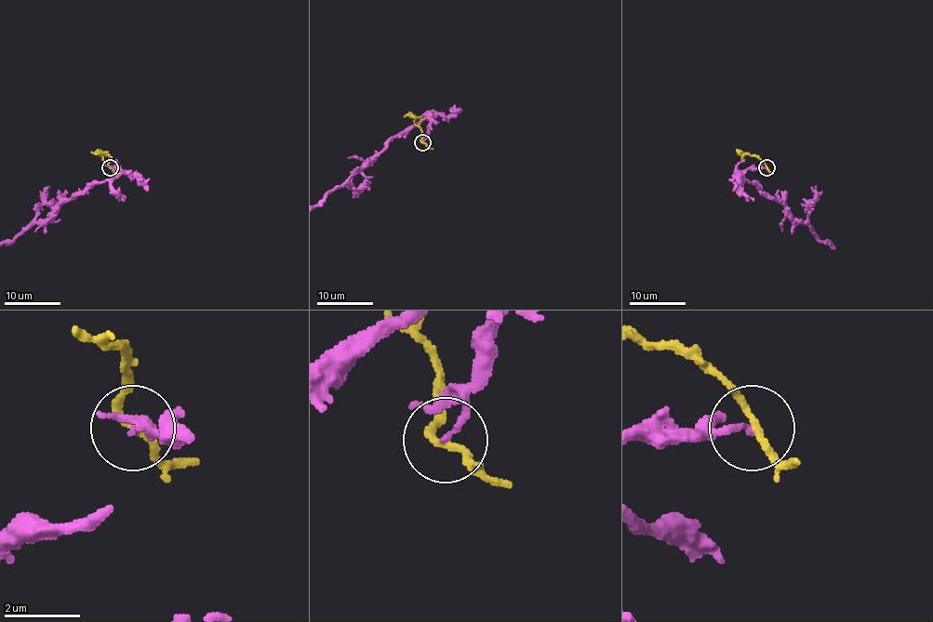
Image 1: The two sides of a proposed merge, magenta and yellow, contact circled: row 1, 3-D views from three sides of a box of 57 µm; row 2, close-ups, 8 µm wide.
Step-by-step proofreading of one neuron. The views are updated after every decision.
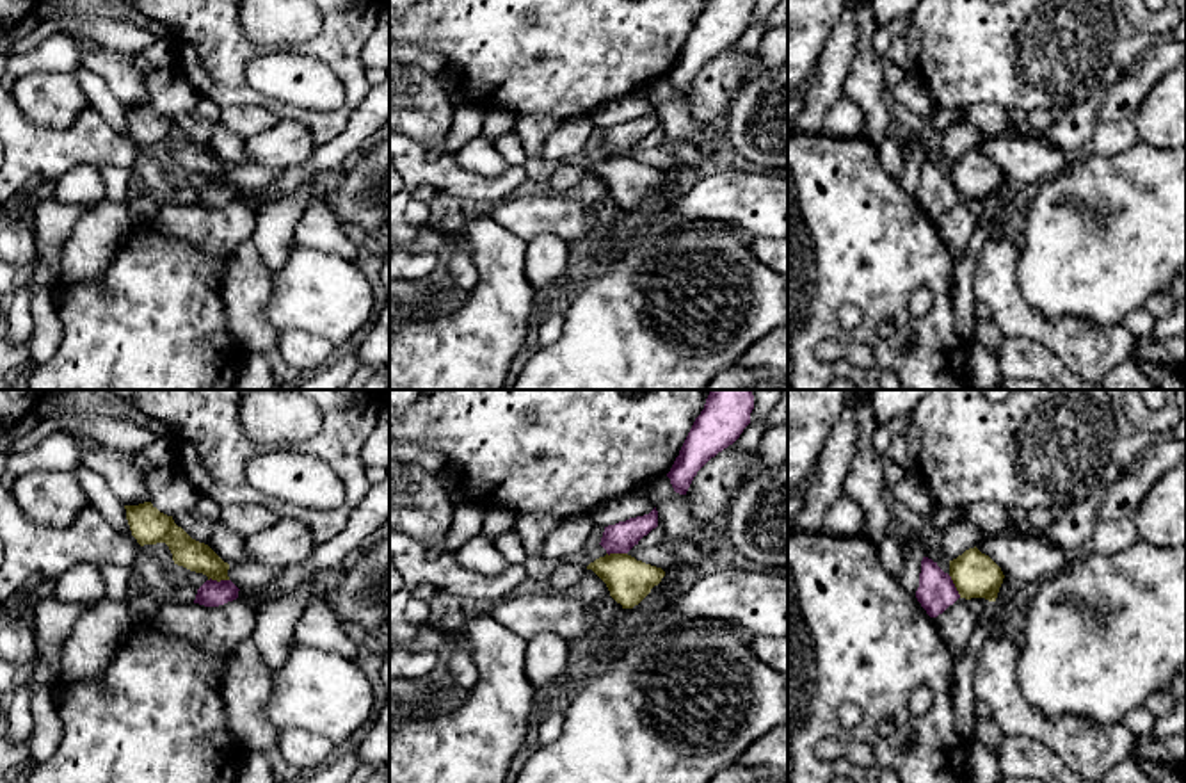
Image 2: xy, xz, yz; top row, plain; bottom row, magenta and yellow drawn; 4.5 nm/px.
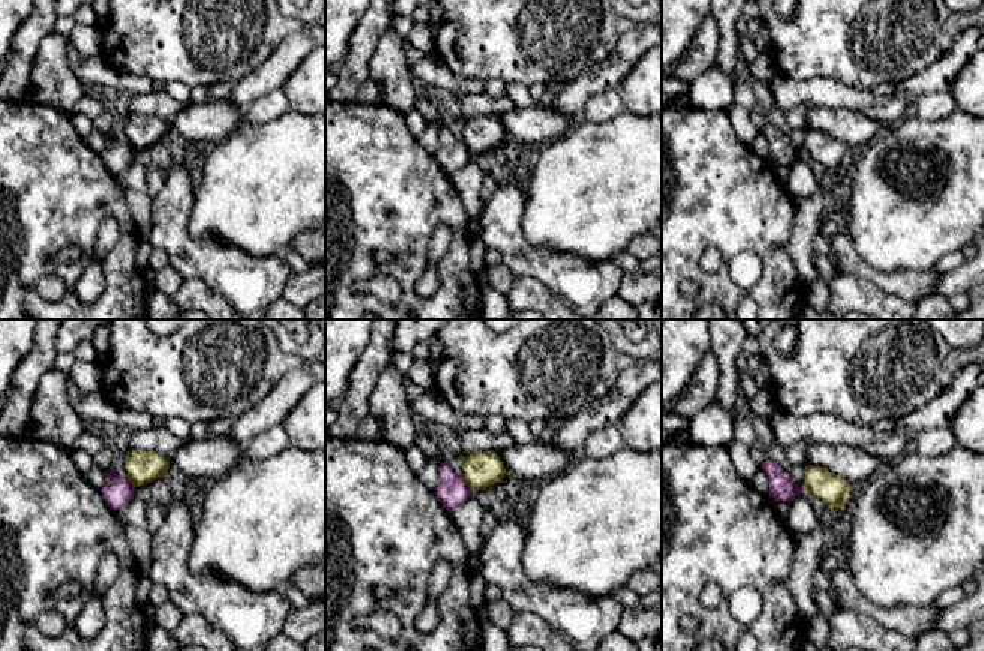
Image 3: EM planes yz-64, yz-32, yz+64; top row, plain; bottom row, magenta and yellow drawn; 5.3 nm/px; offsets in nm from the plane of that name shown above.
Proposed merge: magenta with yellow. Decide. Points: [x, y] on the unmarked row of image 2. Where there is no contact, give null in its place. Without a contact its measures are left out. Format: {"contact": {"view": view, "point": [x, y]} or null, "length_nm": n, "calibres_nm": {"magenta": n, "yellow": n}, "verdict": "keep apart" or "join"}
{"contact": {"view": "yz", "point": [953, 187]}, "length_nm": 120, "calibres_nm": {"magenta": 170, "yellow": 200}, "verdict": "keep apart"}

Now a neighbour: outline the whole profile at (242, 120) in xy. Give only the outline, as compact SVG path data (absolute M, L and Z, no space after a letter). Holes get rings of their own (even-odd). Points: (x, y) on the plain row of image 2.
M260 105L224 107L219 123L242 141L272 128L279 117Z

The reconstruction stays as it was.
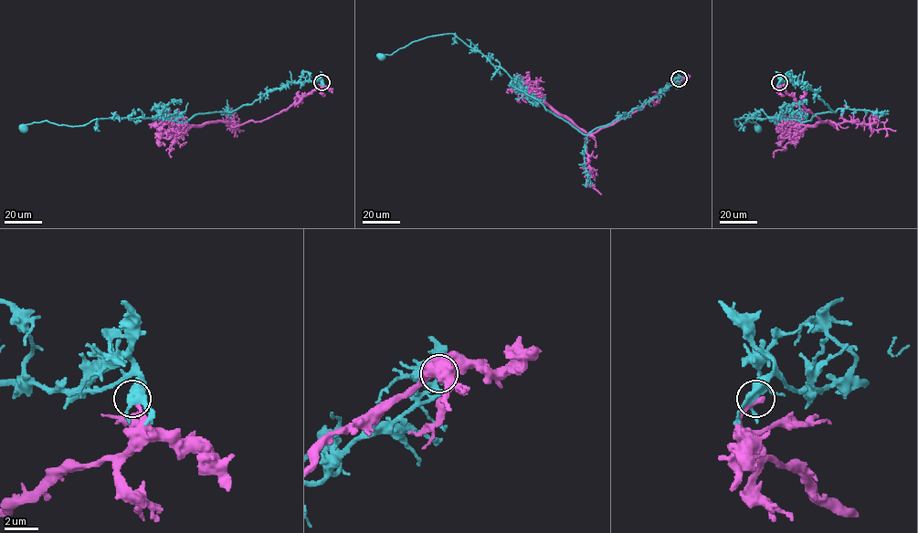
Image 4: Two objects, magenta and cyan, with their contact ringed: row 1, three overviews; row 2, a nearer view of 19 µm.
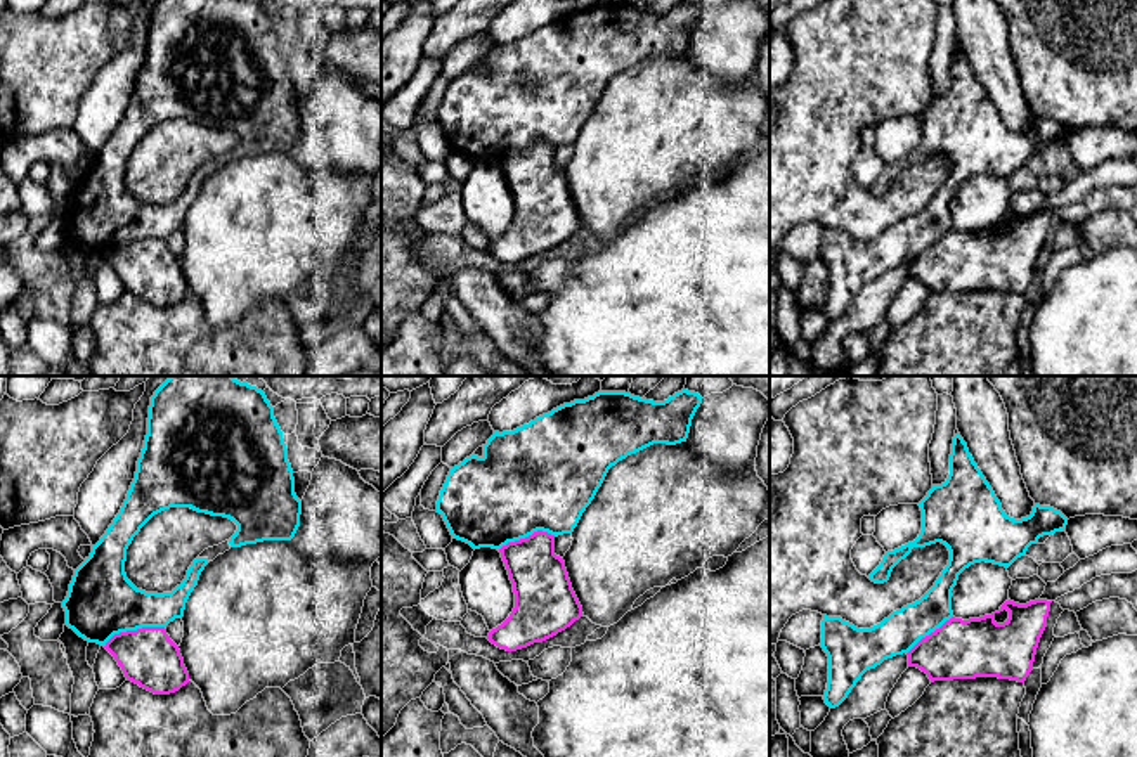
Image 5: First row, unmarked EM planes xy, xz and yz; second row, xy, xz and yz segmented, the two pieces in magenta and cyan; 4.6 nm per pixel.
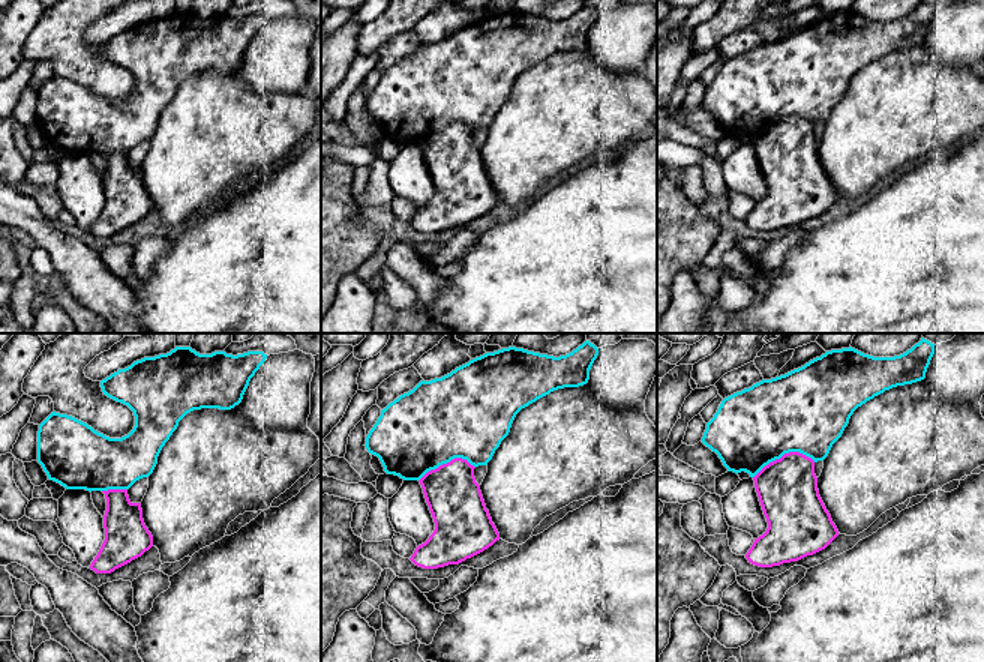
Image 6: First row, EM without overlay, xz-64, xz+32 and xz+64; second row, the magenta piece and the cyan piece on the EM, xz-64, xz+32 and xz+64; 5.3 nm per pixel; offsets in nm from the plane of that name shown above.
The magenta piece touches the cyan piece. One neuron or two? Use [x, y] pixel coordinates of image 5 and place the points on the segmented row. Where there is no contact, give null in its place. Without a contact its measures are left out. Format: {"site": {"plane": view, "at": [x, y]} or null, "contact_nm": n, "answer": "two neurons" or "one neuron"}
{"site": {"plane": "xy", "at": [132, 631]}, "contact_nm": 300, "answer": "two neurons"}

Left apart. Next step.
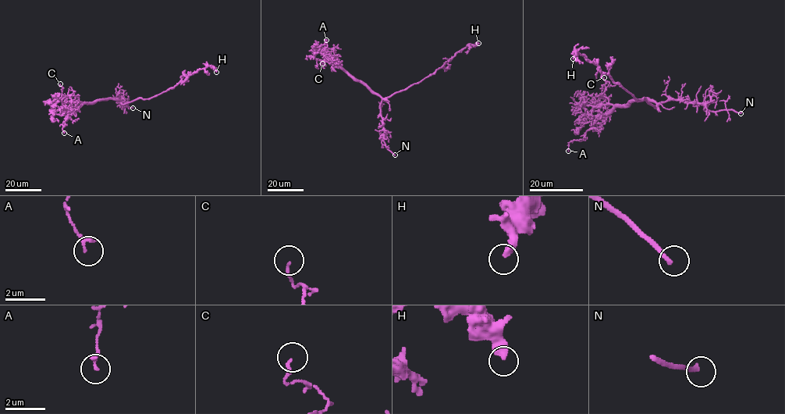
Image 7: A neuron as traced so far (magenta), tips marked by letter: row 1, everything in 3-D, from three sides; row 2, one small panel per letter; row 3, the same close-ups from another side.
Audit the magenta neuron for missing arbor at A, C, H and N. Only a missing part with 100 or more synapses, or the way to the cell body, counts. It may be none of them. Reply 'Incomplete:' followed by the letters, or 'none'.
Incomplete: N

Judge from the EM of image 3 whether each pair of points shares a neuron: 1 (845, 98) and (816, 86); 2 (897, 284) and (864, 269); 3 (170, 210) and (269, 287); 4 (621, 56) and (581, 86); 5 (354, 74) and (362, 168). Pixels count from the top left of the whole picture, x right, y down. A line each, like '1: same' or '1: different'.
1: same
2: same
3: same
4: same
5: different

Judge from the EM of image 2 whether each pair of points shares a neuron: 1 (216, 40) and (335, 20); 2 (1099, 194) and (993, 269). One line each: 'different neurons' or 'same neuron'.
1: same neuron
2: different neurons

